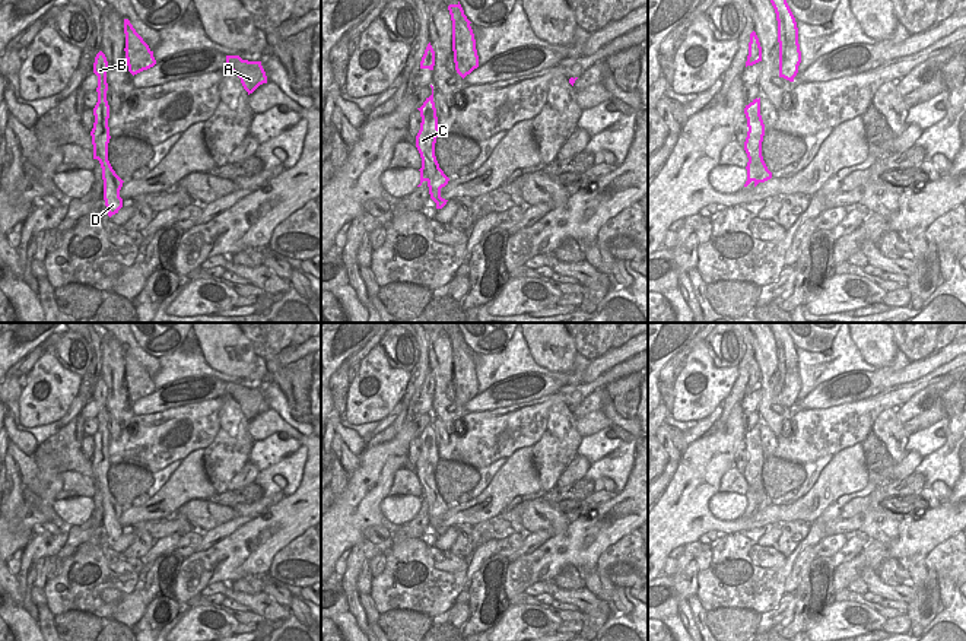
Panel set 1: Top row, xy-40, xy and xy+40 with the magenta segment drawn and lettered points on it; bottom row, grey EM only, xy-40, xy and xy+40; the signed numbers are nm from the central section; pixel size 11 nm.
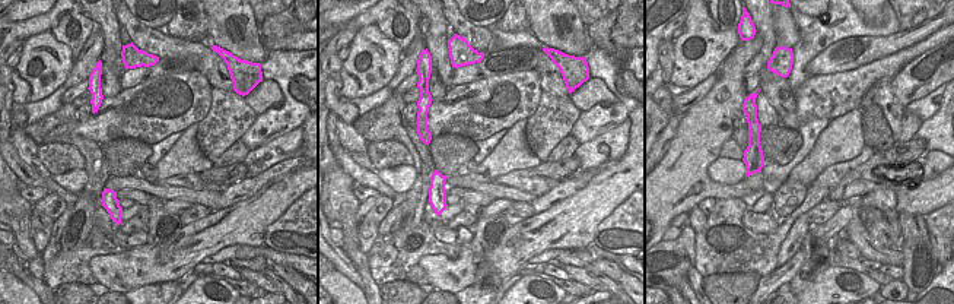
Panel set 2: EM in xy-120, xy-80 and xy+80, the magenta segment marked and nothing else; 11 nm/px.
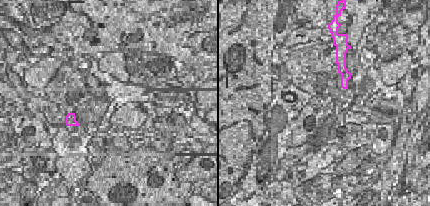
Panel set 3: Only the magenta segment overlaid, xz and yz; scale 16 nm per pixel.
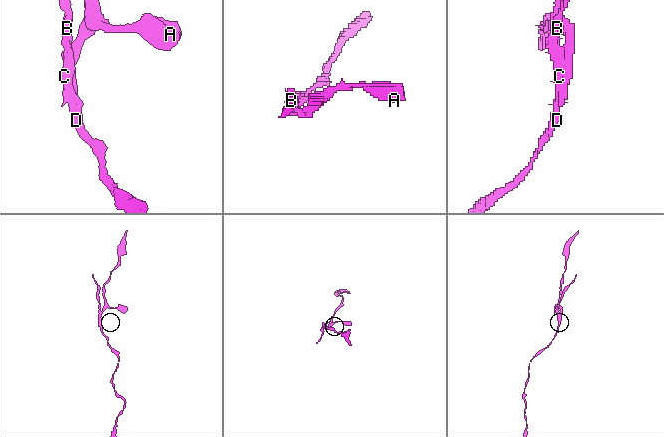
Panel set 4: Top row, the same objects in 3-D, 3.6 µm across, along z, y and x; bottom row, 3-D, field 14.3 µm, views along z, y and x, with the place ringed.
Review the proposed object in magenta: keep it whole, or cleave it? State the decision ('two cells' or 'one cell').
two cells

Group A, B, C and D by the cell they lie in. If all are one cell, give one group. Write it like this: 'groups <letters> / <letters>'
groups A / B C D

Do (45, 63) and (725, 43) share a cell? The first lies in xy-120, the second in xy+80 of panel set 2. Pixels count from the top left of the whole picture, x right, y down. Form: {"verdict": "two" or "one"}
{"verdict": "one"}

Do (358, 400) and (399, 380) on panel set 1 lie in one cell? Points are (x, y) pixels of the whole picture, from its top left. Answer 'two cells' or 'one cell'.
one cell

